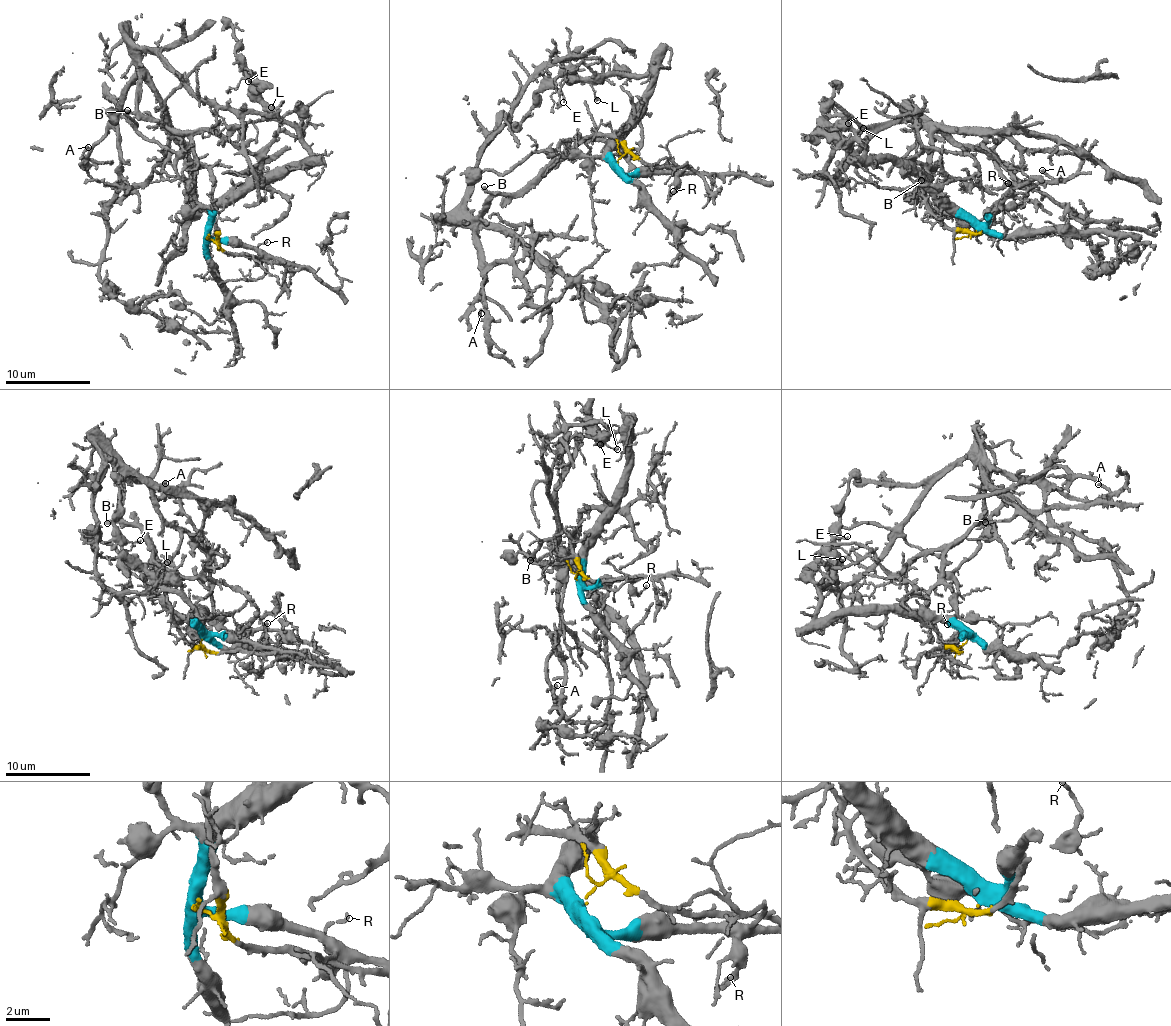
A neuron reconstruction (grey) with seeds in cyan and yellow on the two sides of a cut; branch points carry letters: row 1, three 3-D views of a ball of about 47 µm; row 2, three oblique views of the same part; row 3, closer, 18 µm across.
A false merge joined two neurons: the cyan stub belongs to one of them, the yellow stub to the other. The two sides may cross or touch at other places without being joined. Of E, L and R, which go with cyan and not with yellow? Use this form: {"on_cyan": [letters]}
{"on_cyan": ["E", "L", "R"]}

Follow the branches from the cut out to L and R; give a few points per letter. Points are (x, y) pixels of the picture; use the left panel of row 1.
L: (206, 237), (224, 201), (310, 155), (310, 150), (296, 129), (276, 114), (264, 110), (271, 107)
R: (206, 237), (258, 250), (261, 257), (258, 247), (267, 243)

